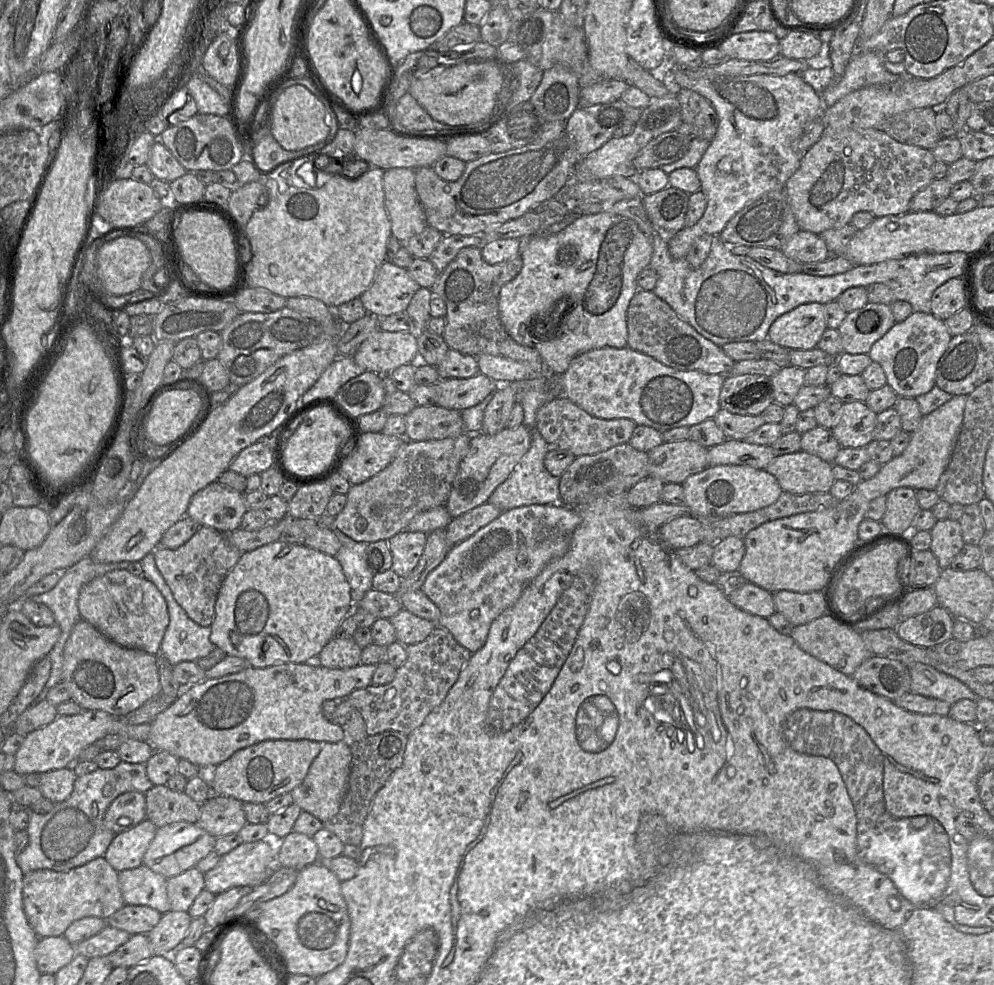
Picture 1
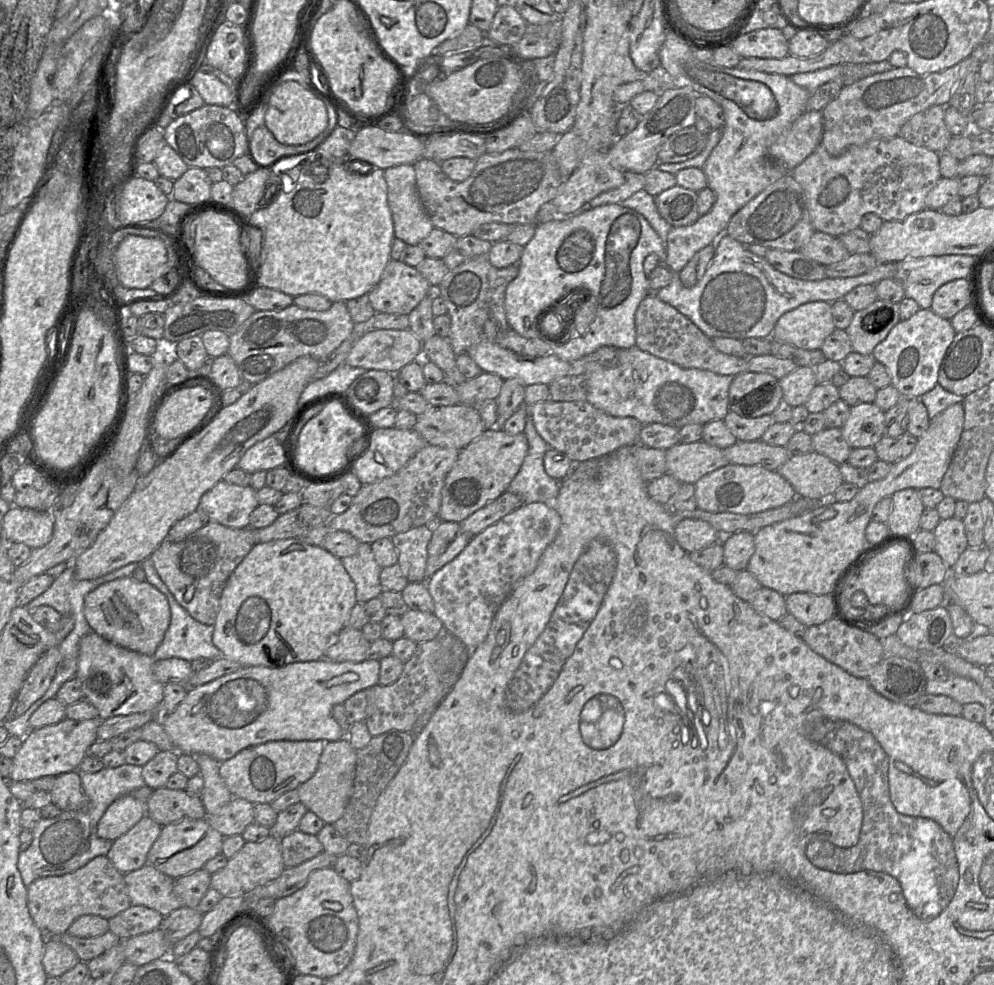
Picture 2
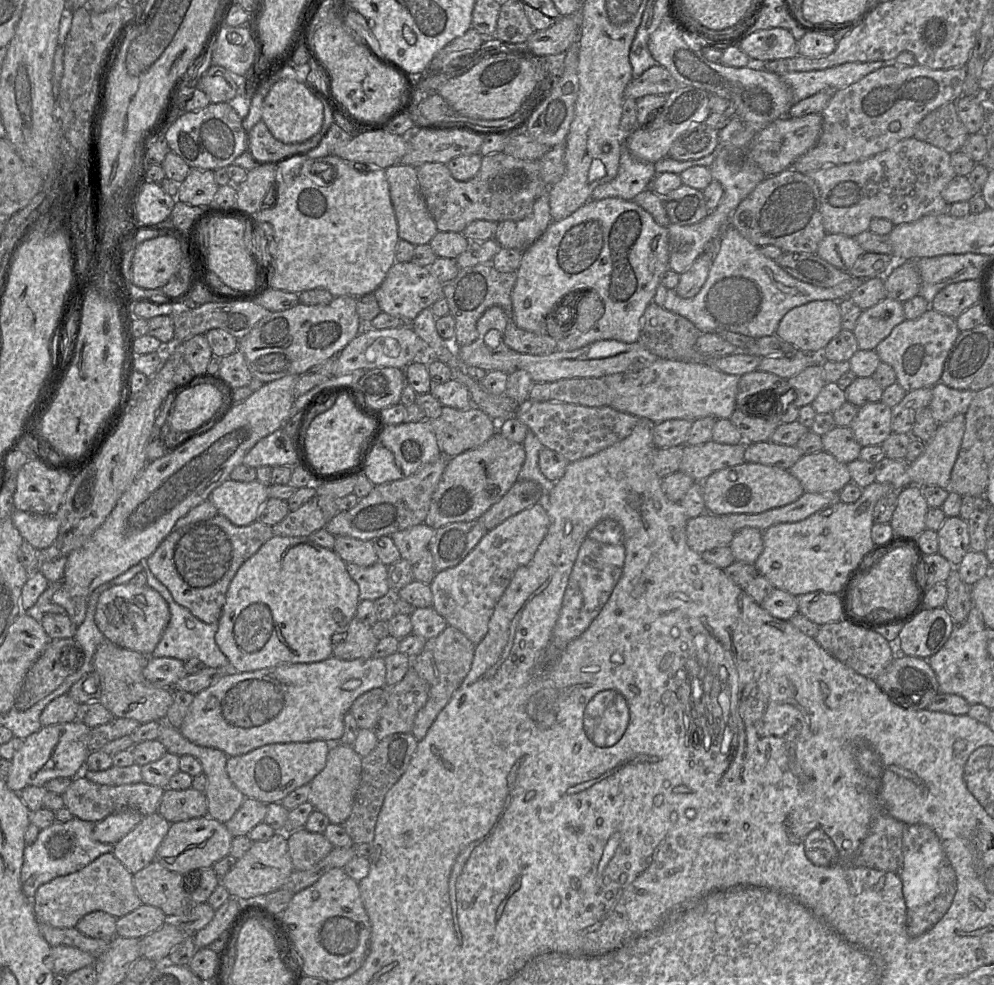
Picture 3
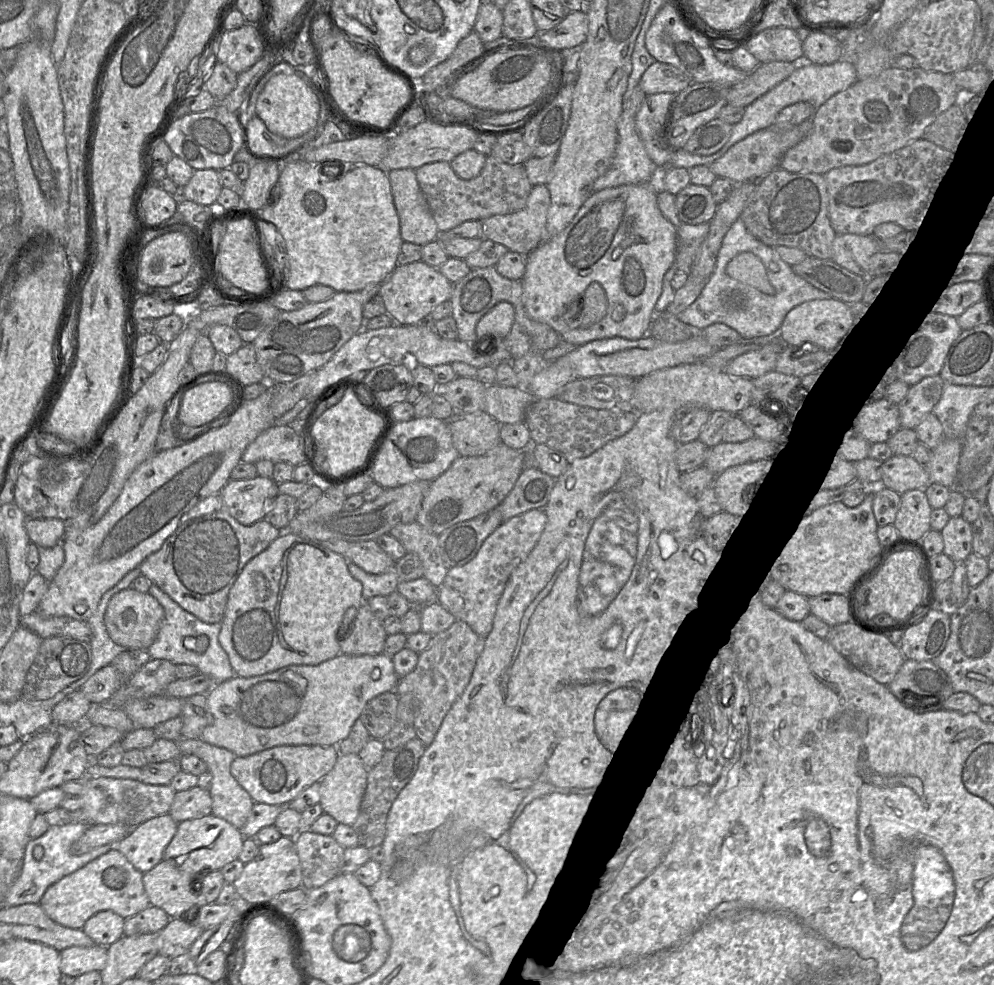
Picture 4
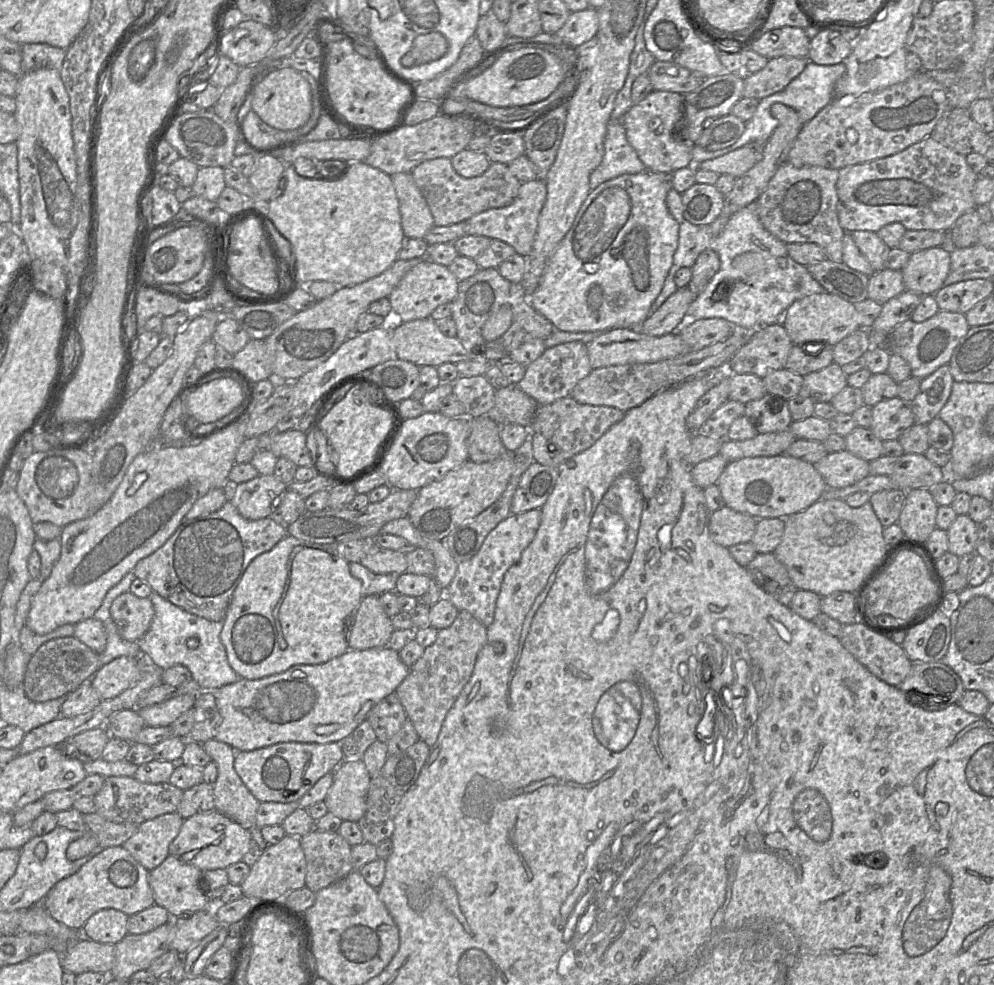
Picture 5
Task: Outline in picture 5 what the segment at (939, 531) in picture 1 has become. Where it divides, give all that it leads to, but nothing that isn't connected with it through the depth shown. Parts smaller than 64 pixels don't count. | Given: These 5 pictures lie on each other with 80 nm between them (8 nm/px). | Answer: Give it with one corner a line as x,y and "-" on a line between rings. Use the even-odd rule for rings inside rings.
958,515
947,529
948,552
958,557
975,552
977,524
967,515

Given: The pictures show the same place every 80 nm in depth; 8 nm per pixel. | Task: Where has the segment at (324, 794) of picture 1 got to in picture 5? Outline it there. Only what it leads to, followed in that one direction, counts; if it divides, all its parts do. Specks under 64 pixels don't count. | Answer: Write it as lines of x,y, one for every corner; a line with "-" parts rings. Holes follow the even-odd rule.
345,759
334,769
333,783
324,802
328,811
341,820
357,822
366,811
366,796
369,790
370,774
362,759

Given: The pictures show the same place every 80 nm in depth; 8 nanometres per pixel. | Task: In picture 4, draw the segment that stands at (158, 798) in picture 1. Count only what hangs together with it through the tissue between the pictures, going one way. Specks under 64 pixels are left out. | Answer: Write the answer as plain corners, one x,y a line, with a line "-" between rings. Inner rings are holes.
195,786
188,790
177,791
168,813
178,823
212,814
212,798
209,790

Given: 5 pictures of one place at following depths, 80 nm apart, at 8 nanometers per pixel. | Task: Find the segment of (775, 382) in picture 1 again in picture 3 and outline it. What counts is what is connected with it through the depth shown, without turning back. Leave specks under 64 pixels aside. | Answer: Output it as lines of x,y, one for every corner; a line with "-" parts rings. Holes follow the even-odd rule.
821,365
807,367
787,381
796,393
793,403
798,408
810,405
826,384

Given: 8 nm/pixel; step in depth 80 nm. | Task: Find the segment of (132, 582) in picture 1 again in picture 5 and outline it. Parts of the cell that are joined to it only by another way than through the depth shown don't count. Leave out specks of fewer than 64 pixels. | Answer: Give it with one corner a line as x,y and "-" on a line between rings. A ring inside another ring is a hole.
130,591
119,595
112,603
110,614
121,637
138,642
148,631
154,617
149,597
140,598

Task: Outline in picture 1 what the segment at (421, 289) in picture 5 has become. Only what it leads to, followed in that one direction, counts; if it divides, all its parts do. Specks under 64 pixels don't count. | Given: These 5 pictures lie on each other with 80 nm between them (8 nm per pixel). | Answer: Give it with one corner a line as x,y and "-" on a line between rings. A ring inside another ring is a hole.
385,261
370,287
359,298
368,314
387,317
404,312
419,288
407,269

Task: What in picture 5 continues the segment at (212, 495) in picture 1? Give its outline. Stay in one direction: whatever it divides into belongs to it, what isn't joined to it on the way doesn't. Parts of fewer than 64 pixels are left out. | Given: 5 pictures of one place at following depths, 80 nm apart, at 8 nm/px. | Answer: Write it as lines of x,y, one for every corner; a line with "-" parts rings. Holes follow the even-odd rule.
273,474
258,475
247,482
232,485
228,490
228,501
247,520
267,518
287,486

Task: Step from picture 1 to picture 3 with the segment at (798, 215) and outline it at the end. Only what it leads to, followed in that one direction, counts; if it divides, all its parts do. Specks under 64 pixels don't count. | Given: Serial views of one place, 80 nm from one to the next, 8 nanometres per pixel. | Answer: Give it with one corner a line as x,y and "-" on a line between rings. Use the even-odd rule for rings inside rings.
913,137
903,139
872,157
825,165
805,175
812,178
819,188
826,233
848,237
869,230
874,218
889,220
895,226
926,215
948,213
950,205
943,200
941,192
956,176
946,151

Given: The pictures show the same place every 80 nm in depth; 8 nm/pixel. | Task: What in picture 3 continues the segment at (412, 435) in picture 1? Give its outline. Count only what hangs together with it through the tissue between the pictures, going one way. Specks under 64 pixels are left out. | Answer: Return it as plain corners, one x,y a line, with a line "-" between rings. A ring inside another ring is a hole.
443,406
438,418
426,420
429,420
438,447
446,457
474,449
496,433
495,421
477,407
457,410

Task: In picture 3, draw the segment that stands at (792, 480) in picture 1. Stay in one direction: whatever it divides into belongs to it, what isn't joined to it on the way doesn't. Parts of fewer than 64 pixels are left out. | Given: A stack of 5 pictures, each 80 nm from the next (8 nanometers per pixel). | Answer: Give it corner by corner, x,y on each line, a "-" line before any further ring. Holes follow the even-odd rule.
825,451
803,455
789,471
800,481
805,492
839,493
846,484
851,482
847,465

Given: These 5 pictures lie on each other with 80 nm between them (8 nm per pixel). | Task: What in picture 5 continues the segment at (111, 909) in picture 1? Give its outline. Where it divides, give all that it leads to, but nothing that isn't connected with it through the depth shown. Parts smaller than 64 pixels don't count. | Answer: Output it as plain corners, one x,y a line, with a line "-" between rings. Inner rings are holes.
123,846
109,847
76,873
59,881
41,904
56,921
74,930
82,930
86,921
99,910
113,908
131,916
154,905
148,874
149,871

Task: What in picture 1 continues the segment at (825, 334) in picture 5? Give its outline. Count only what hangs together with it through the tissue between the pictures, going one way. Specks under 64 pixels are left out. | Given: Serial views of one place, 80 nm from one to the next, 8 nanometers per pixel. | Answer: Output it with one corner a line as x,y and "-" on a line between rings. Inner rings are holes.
807,303
778,317
769,328
768,339
788,350
810,350
826,329
825,305

